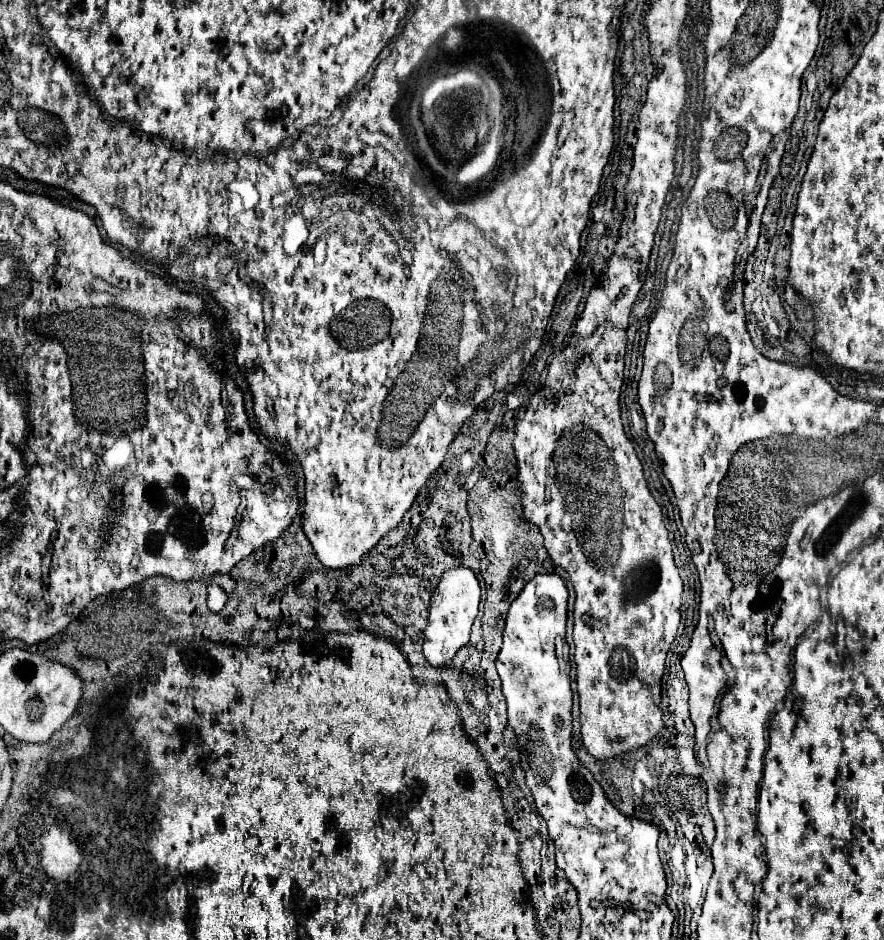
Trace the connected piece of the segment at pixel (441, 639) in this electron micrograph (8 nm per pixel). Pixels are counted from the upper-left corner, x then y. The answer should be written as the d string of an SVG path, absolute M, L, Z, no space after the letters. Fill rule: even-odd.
M459 566L443 572L431 598L431 608L425 626L425 640L423 640L423 656L433 668L441 668L447 662L451 662L457 650L461 650L469 642L469 632L479 612L479 600L481 600L481 588L471 568Z

